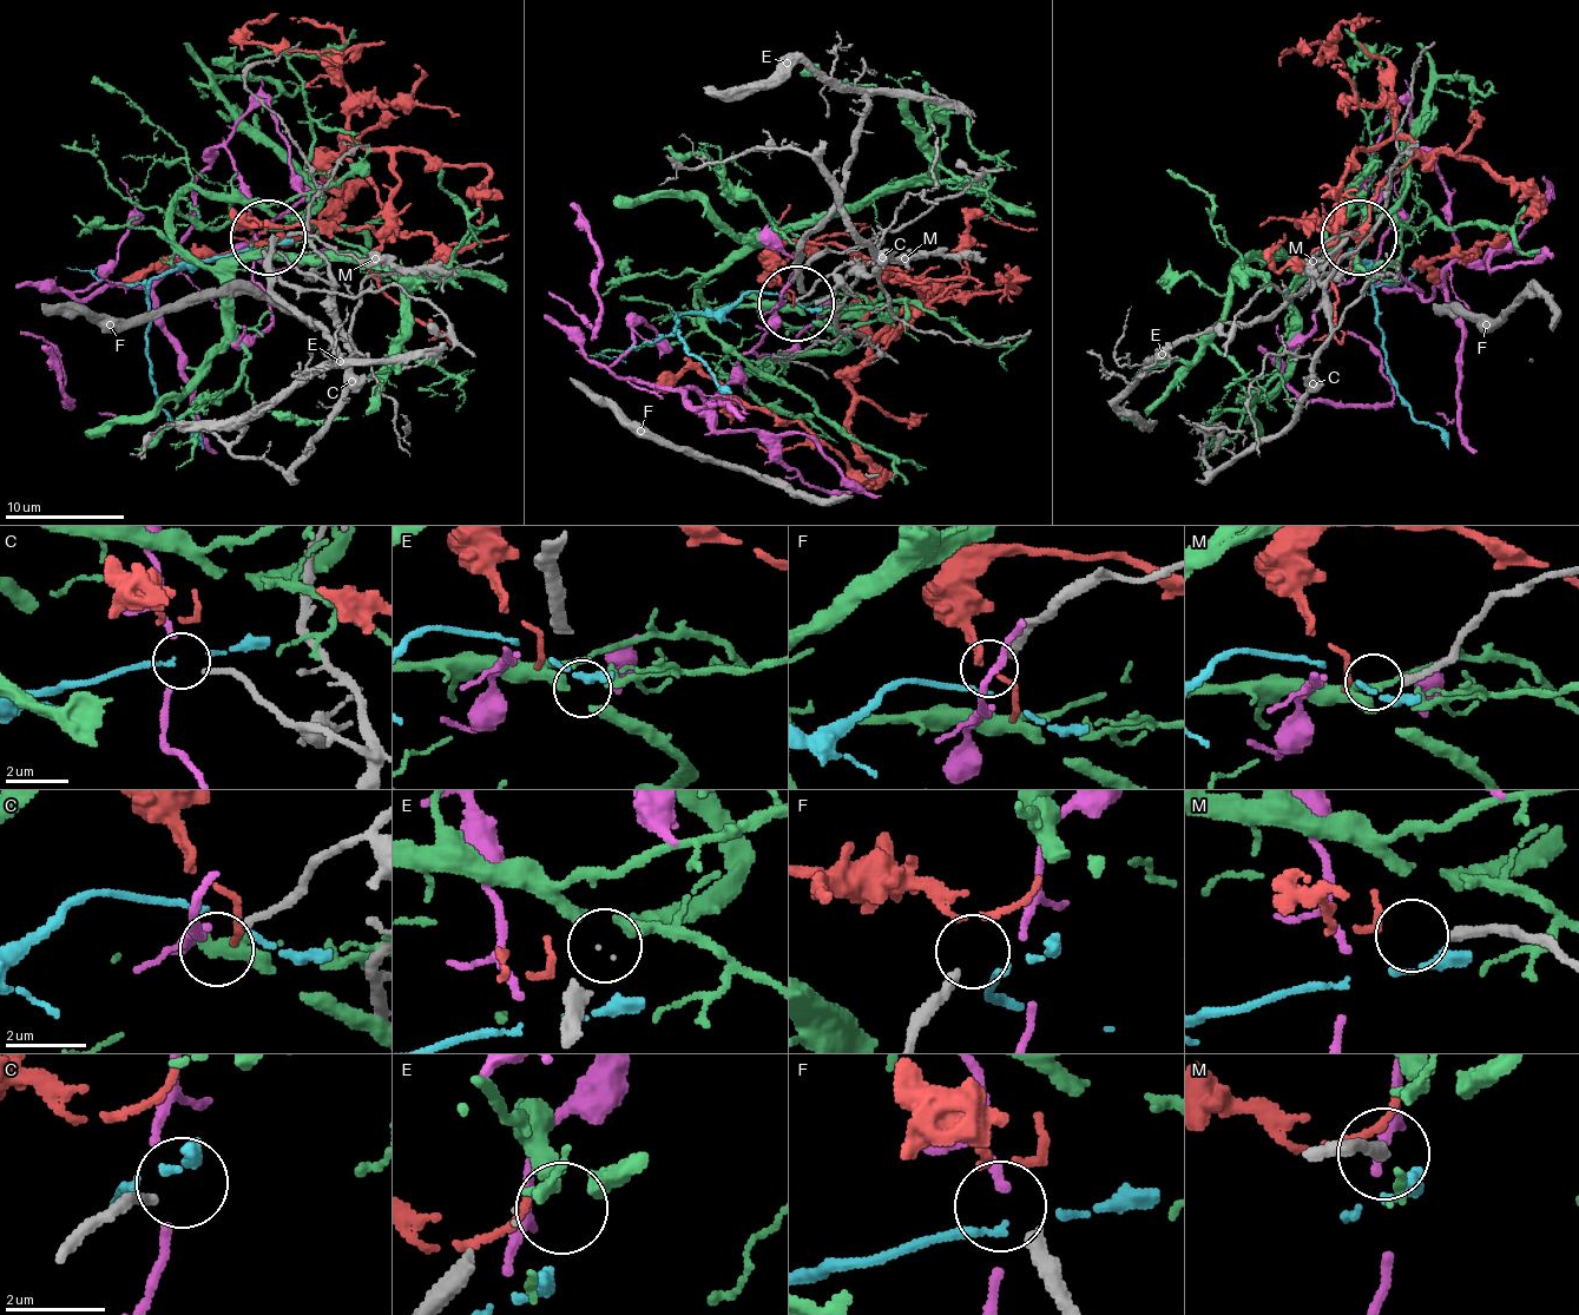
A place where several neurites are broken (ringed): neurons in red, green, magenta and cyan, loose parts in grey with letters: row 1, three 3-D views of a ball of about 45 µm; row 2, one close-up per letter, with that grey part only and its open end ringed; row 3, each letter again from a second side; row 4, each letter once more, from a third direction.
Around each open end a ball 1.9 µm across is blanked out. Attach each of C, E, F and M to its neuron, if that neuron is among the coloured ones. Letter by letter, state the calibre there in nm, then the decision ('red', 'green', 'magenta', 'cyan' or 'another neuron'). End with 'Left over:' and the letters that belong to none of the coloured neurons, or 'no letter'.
C: 180 nm | another neuron
E: 30 nm | another neuron
F: 300 nm | another neuron
M: 240 nm | another neuron
Left over: C, E, F, M

